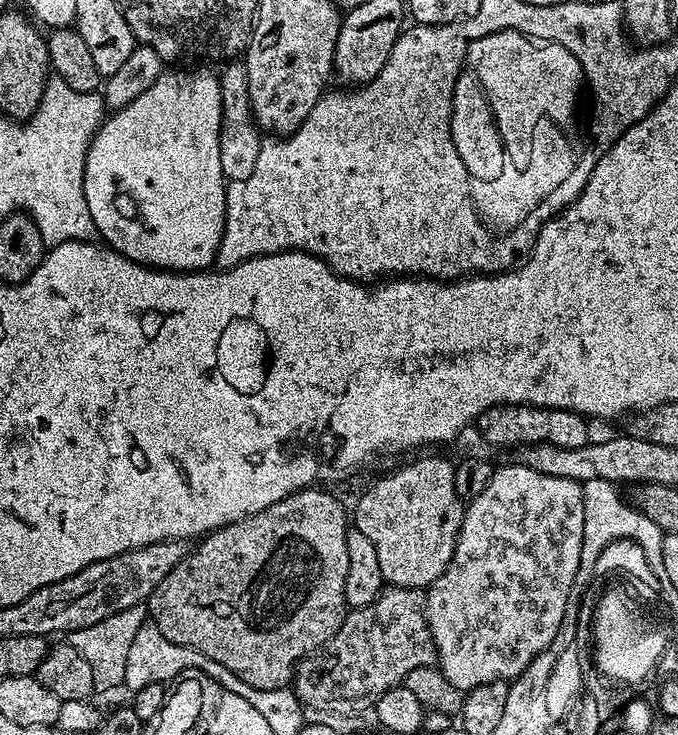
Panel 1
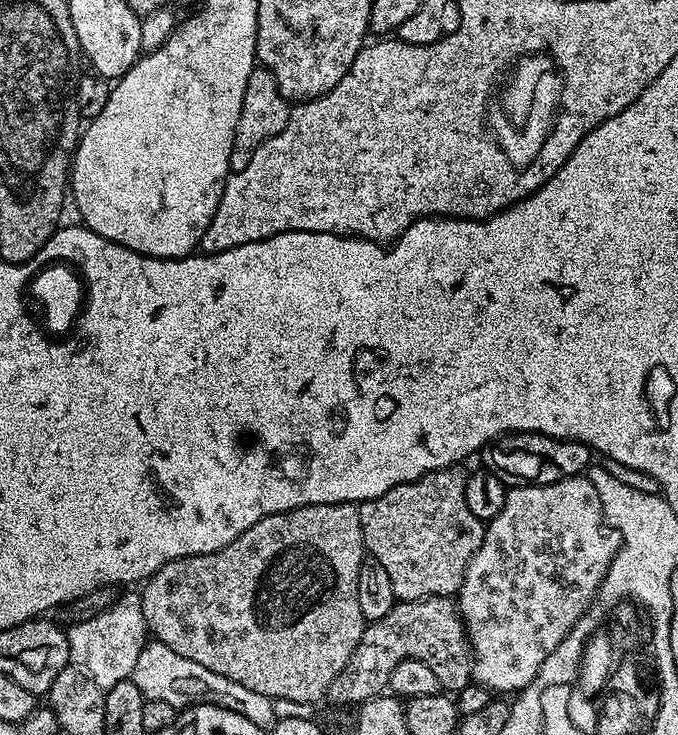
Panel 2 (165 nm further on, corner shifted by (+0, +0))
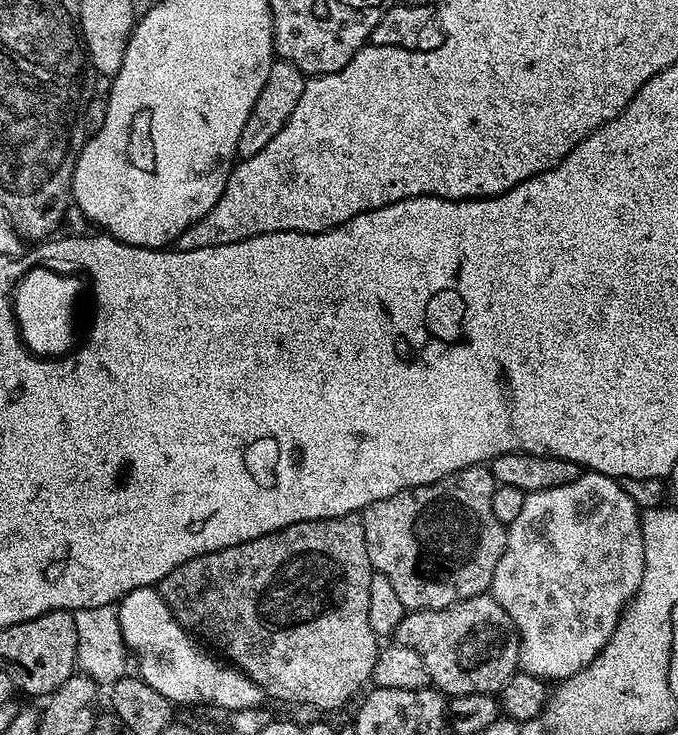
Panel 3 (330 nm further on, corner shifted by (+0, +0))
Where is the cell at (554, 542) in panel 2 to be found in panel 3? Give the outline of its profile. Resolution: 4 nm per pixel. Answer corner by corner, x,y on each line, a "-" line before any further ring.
585,471
566,486
527,493
522,514
507,525
506,550
498,558
490,595
510,614
520,635
520,668
545,682
559,682
578,674
610,642
624,609
642,582
644,543
641,509
615,476

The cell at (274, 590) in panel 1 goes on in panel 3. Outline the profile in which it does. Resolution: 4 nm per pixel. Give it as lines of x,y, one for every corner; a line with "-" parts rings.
353,514
329,520
298,522
277,532
262,534
262,538
254,538
250,542
226,546
222,550
214,550
210,554
190,558
190,562
182,562
182,566
170,570
170,574
166,574
166,578
160,580
158,591
166,606
170,606
176,621
186,631
191,632
201,641
207,642
227,663
245,672
271,699
273,696
274,699
285,700
288,704
313,704
316,708
340,708
364,683
367,685
372,679
378,651
378,637
374,634
374,630
370,630
370,578
373,571
370,554
366,550
364,521
359,515

